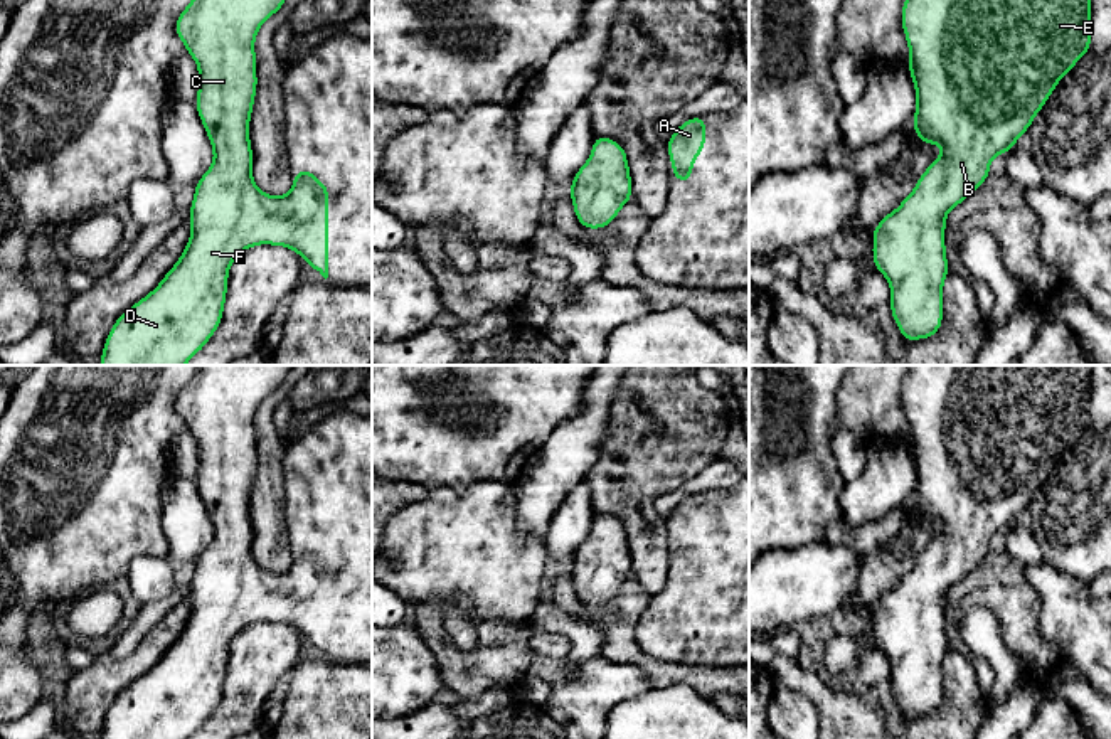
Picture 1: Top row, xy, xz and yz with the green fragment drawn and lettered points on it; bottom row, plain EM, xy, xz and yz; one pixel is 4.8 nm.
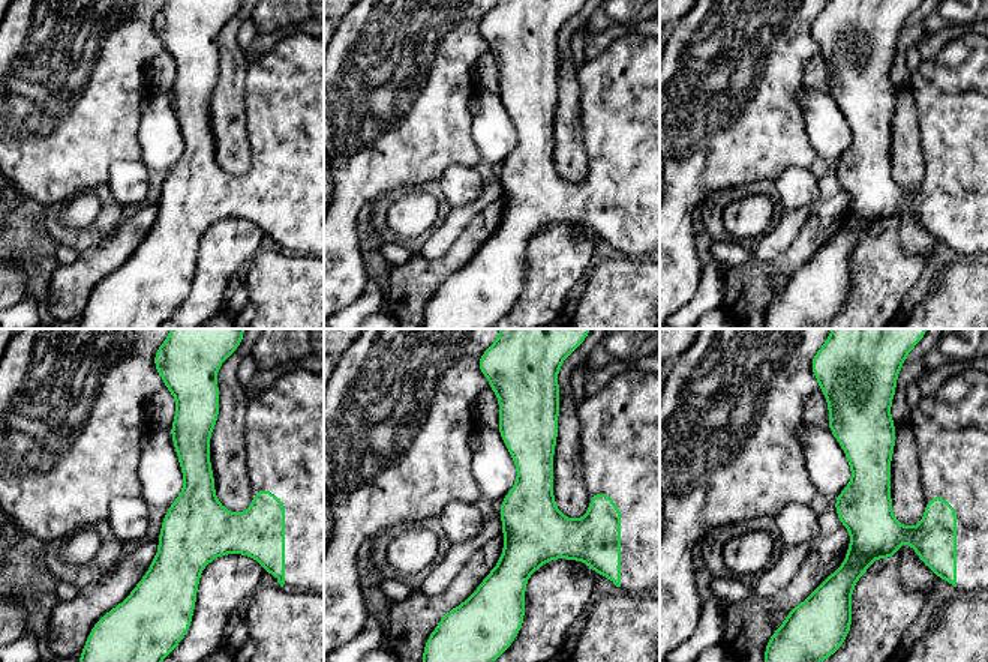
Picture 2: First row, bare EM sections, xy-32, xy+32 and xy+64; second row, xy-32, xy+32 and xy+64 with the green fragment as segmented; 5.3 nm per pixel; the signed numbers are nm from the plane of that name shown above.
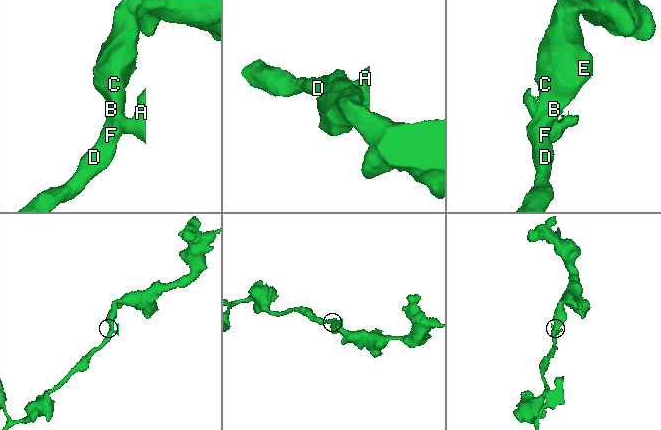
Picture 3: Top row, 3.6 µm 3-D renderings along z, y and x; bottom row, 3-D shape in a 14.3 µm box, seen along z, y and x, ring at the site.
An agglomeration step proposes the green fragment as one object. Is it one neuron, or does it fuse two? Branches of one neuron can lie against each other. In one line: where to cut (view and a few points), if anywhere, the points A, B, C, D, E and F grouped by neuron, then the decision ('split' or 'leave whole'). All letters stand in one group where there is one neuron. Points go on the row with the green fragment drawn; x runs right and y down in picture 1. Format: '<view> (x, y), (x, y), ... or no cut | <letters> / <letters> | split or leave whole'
no cut | A B C D E F | leave whole

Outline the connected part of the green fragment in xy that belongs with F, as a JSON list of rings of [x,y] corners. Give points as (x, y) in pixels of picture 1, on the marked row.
[[[192,0],[175,34],[199,66],[195,106],[212,143],[214,163],[195,183],[190,239],[160,284],[130,306],[108,333],[99,365],[185,365],[222,322],[232,261],[258,244],[286,246],[328,278],[328,187],[313,172],[296,170],[286,195],[273,197],[252,180],[249,121],[258,76],[254,39],[286,0]]]

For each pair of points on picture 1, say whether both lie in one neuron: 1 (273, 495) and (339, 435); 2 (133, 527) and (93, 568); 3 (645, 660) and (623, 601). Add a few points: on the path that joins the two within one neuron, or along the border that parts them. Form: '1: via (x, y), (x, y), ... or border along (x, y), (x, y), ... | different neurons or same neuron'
1: border along (287, 446), (283, 457), (285, 524) | different neurons
2: via (123, 537), (103, 558) | same neuron
3: via (630, 647), (625, 642), (625, 616) | same neuron

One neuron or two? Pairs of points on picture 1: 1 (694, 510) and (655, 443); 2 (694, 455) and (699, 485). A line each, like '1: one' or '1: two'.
1: two
2: two

